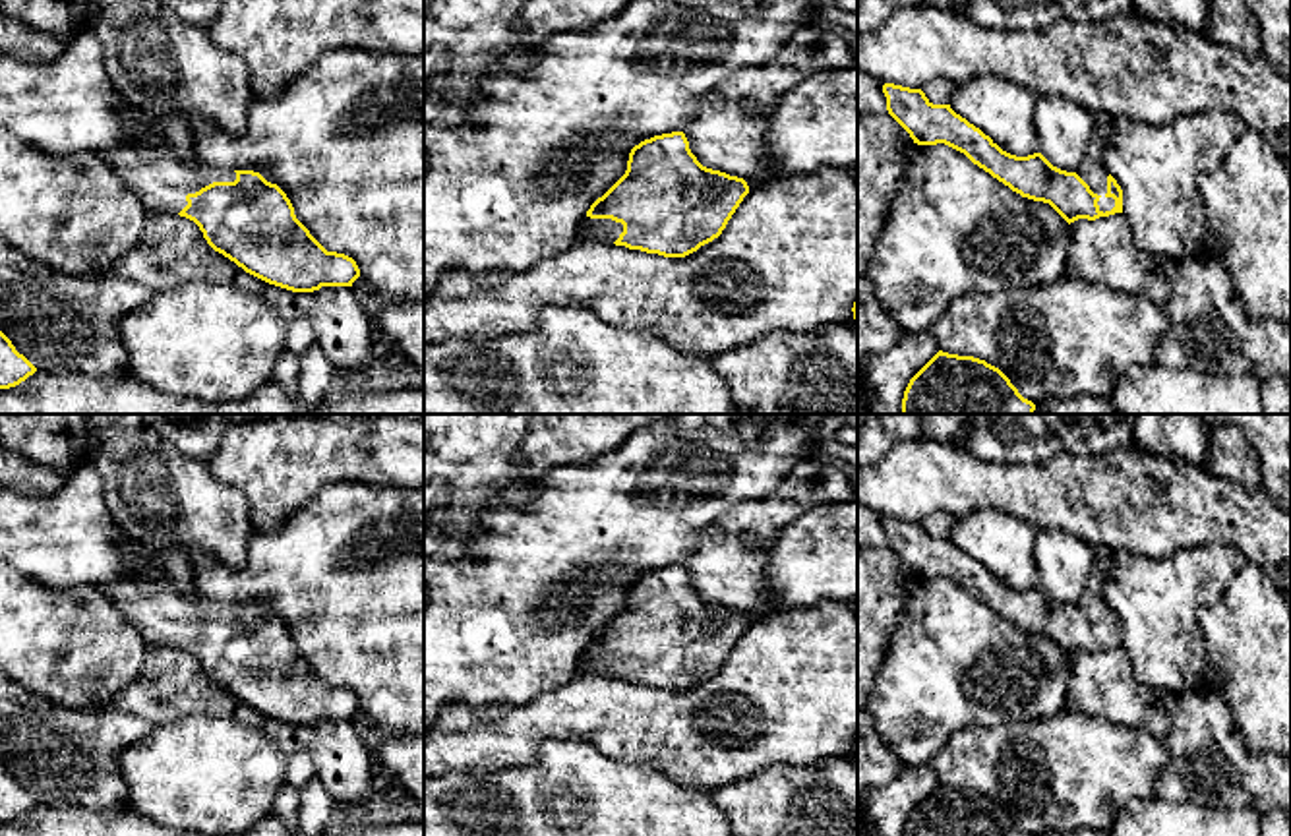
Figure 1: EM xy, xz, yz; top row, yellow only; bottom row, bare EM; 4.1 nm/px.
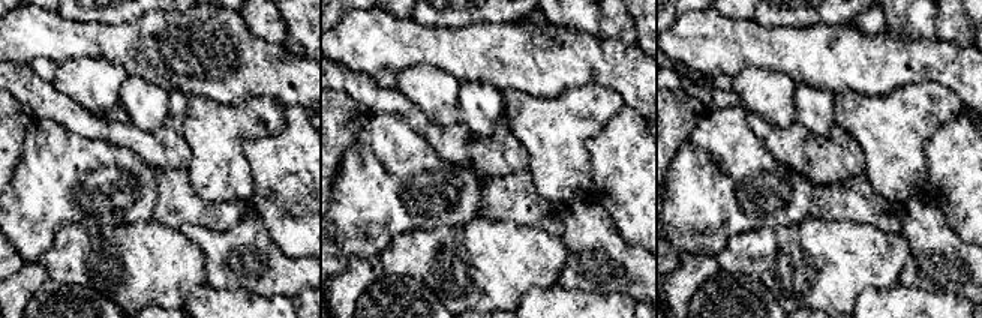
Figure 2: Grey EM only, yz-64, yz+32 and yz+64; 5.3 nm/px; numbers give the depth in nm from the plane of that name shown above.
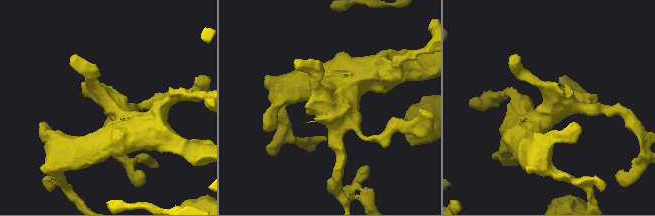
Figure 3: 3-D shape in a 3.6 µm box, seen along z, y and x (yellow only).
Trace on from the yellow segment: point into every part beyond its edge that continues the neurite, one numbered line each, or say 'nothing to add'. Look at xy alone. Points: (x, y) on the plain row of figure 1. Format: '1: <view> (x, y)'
1: xy (161, 604)

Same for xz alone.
1: xz (608, 664)

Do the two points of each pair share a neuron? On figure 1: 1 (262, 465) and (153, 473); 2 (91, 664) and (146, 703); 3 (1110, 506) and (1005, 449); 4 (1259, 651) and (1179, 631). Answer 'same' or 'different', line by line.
1: different
2: different
3: different
4: different

